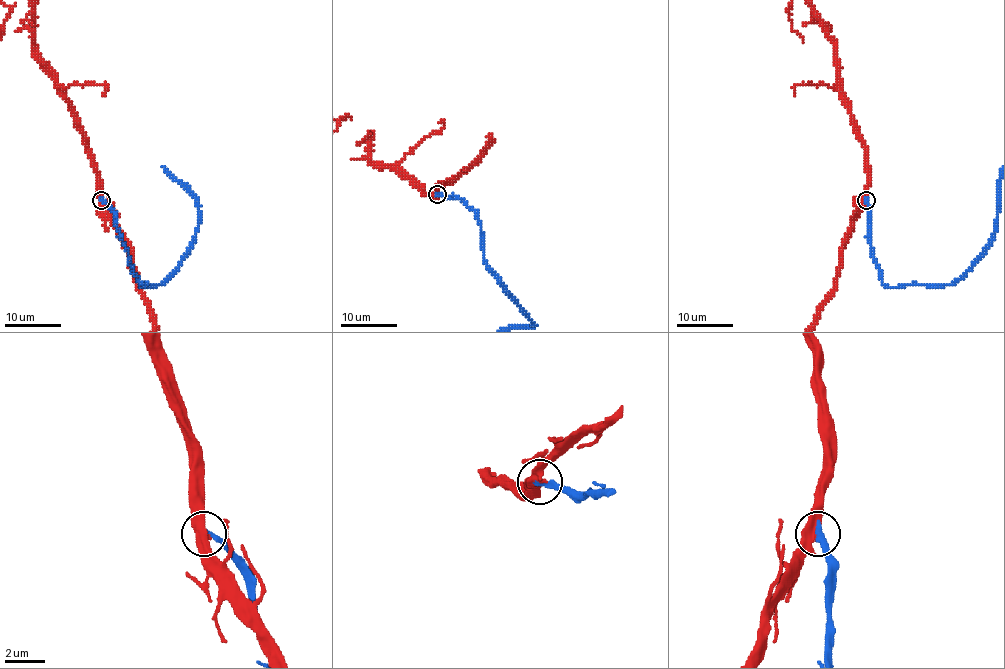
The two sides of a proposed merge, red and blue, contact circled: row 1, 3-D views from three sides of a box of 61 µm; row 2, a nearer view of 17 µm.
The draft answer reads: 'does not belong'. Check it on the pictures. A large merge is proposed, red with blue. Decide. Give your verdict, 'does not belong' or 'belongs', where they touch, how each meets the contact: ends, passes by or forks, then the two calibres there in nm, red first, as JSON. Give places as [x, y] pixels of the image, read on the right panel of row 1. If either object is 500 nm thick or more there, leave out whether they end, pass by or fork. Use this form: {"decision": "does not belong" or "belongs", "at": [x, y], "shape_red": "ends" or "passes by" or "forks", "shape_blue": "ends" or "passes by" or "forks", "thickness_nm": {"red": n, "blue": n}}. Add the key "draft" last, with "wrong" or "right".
{"decision": "belongs", "at": [866, 200], "shape_red": "passes by", "shape_blue": "ends", "thickness_nm": {"red": 420, "blue": 400}, "draft": "wrong"}

